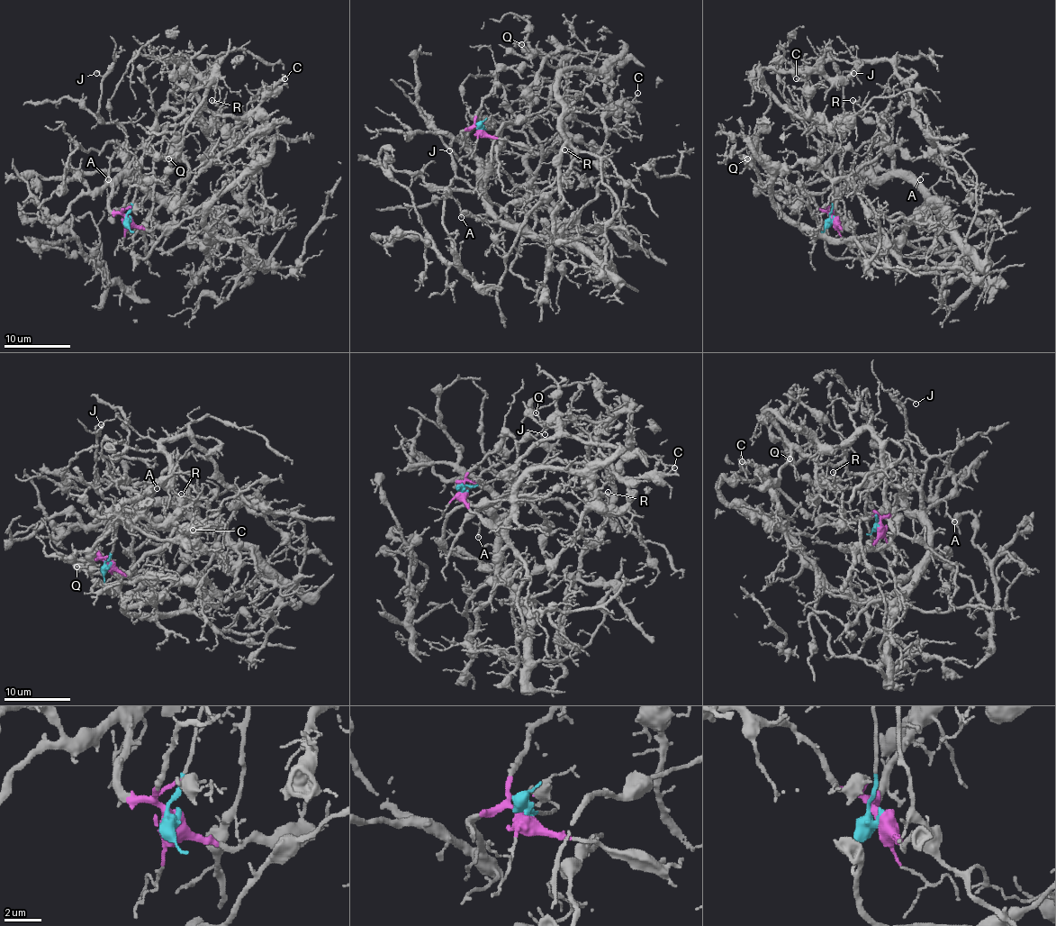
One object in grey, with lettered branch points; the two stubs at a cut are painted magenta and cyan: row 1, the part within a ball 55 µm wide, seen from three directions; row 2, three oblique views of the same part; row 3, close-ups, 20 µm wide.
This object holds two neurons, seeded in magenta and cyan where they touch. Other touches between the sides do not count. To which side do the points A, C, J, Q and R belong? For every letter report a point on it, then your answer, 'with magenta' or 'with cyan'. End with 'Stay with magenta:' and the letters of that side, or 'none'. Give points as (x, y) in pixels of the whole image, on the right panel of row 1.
A: (920, 179) | with magenta
C: (796, 78) | with cyan
J: (853, 73) | with magenta
Q: (747, 158) | with cyan
R: (852, 100) | with cyan
Stay with magenta: A, J

